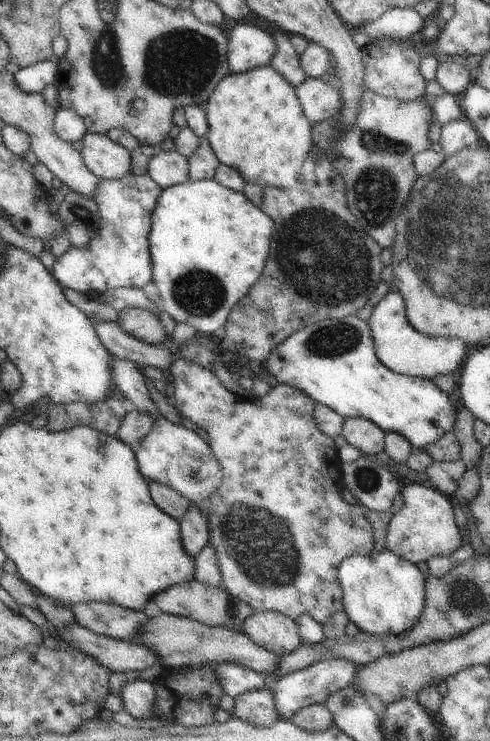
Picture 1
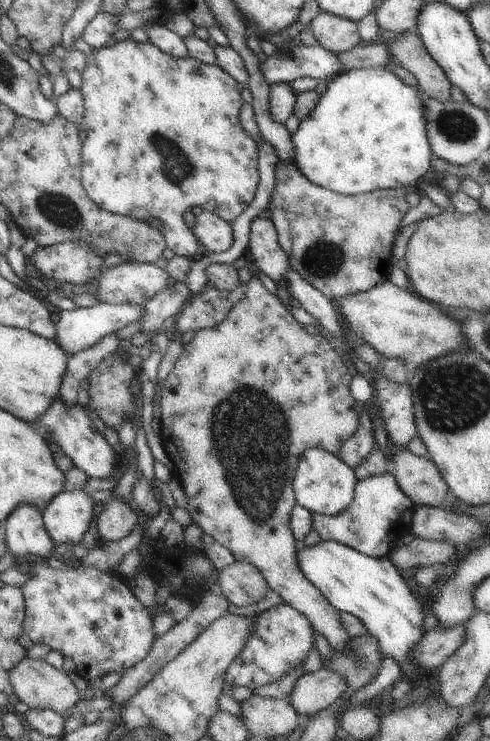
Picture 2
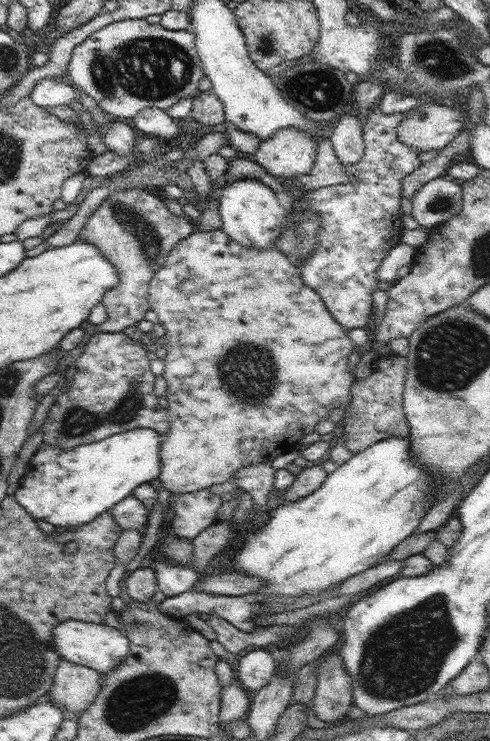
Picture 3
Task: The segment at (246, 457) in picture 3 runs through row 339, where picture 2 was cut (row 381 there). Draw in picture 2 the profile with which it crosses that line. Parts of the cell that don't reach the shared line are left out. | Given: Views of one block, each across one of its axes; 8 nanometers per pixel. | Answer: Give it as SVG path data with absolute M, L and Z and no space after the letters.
M251 276L245 289L244 298L228 312L226 318L220 324L197 331L187 338L174 368L172 368L172 371L164 381L160 400L160 430L158 431L162 446L166 450L166 454L168 454L168 458L176 467L171 474L176 474L177 470L178 480L188 497L185 509L188 510L194 523L201 526L206 534L210 534L222 546L225 546L232 553L236 561L249 562L252 566L258 568L262 576L264 576L264 580L268 582L270 589L277 592L282 596L284 602L288 602L292 608L300 611L308 618L313 624L314 629L318 630L322 636L325 636L332 648L338 650L338 652L346 652L346 644L350 642L351 636L348 636L348 632L340 624L340 611L336 610L322 596L322 592L318 590L318 587L314 586L310 579L306 578L302 574L302 570L298 568L298 560L296 560L296 556L298 556L296 554L298 542L292 534L289 522L292 509L297 505L293 482L296 466L298 466L298 458L306 450L310 450L310 448L321 448L334 456L338 456L340 446L348 438L352 438L356 434L356 430L358 430L358 424L360 424L358 420L360 420L360 414L362 414L365 404L355 400L350 394L350 382L353 377L348 374L348 368L338 355L338 352L332 348L330 342L320 332L309 334L304 329L304 326L295 320L290 311L280 302L278 295L268 292L264 288L262 281L260 281L260 277Z

